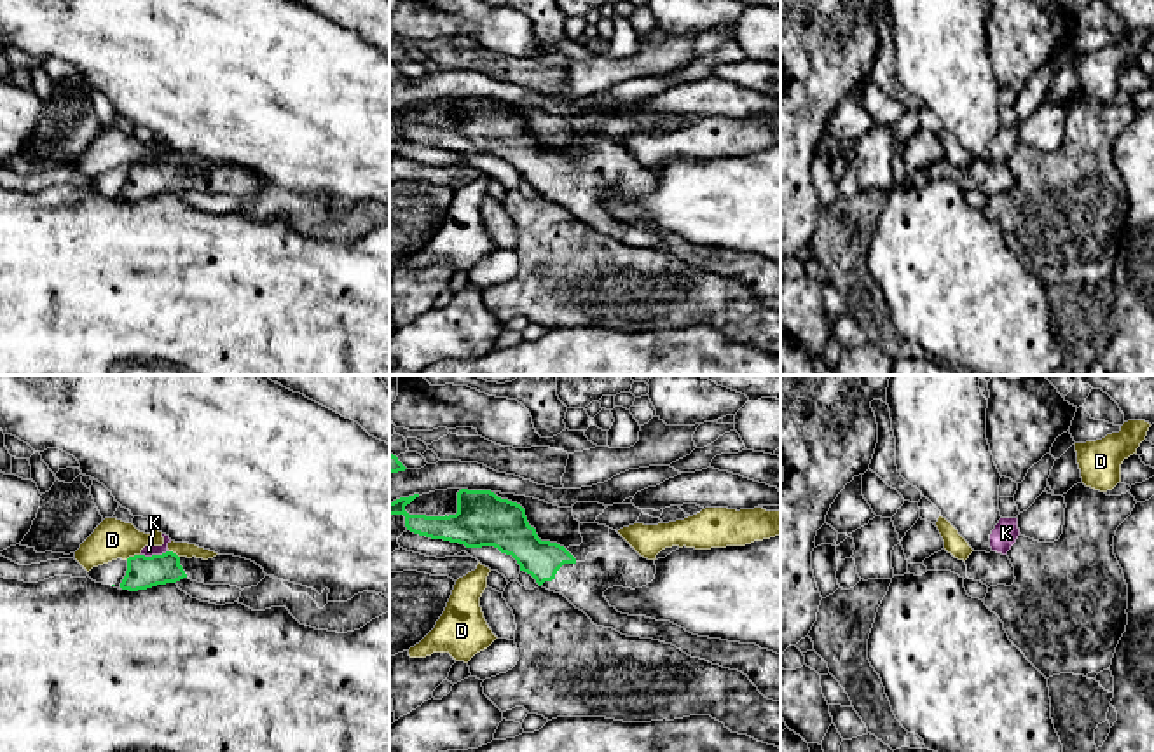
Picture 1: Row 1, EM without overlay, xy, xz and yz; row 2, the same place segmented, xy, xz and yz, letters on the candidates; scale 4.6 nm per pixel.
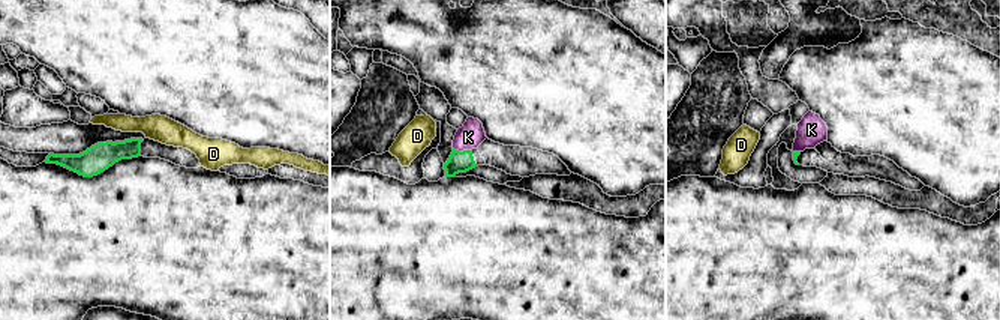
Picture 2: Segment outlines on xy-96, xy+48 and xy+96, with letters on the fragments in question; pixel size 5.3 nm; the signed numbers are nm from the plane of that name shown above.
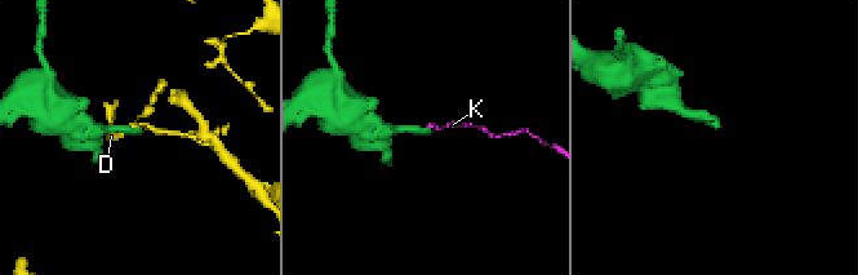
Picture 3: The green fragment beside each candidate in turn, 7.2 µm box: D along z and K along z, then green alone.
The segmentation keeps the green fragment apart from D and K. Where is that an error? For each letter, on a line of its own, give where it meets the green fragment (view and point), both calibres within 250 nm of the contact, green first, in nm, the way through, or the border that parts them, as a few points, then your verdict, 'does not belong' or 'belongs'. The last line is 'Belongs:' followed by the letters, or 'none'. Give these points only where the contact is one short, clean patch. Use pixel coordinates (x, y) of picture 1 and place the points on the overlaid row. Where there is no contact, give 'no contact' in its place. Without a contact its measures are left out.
D: meets green in xy at (131, 557); 150 nm thick on the green side, 180 nm on the other; border along xy (138, 553), (126, 559); does not belong
K: meets green in xy at (154, 555); 150 nm thick on the green side, 50 nm on the other; border along xy (168, 550), (157, 555), (140, 555); does not belong
Belongs: none

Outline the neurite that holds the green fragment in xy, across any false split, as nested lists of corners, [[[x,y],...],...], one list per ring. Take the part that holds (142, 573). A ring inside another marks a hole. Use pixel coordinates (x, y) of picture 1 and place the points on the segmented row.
[[[166,551],[152,557],[129,557],[120,588],[138,591],[157,585],[176,583],[183,578],[204,585],[230,585],[244,590],[257,586],[265,578],[265,572],[255,562],[234,555],[216,555],[203,560]]]

